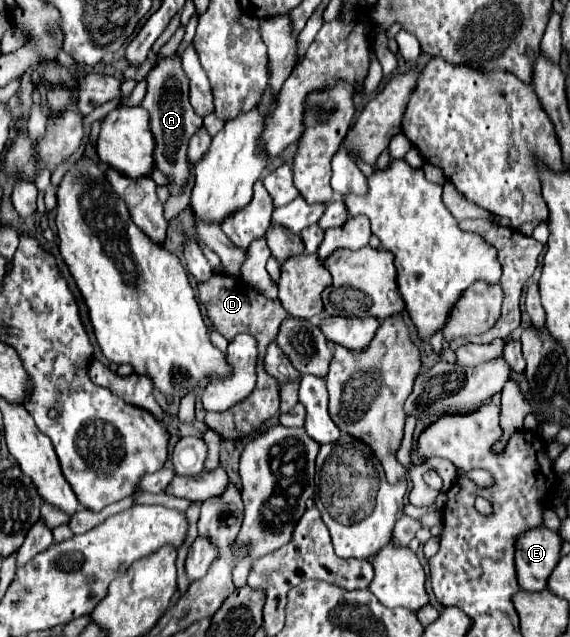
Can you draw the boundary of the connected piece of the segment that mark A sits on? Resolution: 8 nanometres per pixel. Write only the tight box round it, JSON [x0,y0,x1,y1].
[141,57,203,195]

